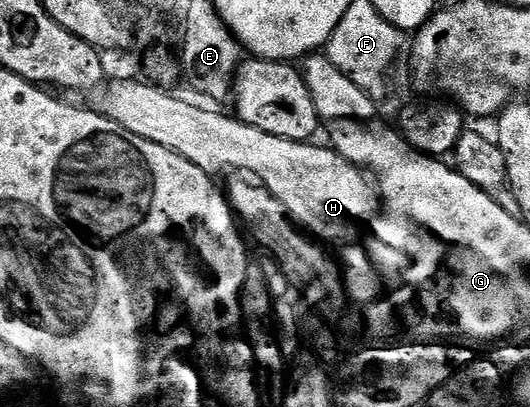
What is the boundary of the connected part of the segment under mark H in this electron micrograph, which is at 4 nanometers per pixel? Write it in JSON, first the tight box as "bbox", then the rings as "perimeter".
{"bbox":[100,79,379,241],"perimeter":[[[111,79],[100,92],[100,114],[127,129],[127,133],[135,133],[135,137],[155,141],[155,145],[179,153],[179,157],[191,161],[191,165],[199,165],[211,176],[220,176],[220,171],[225,171],[252,177],[289,210],[310,236],[321,241],[349,241],[360,219],[369,221],[378,214],[379,191],[370,176],[332,147],[316,147],[313,141],[296,143],[263,133],[263,129],[255,129],[232,114],[220,115],[197,103],[176,99],[165,92],[168,90],[164,86],[149,81]]]}

